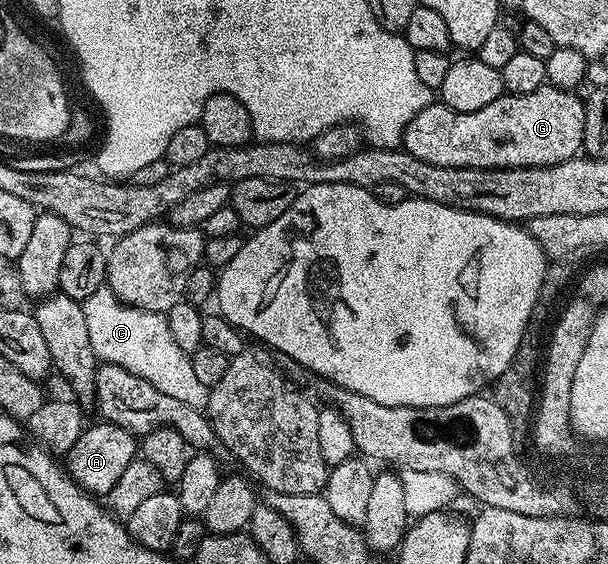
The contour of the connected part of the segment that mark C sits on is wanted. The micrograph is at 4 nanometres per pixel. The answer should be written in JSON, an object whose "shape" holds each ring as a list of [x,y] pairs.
{"shape":[[[106,286],[89,294],[89,298],[82,301],[82,306],[89,329],[89,342],[100,361],[125,366],[125,370],[145,378],[145,382],[153,382],[161,394],[177,398],[177,402],[185,402],[198,409],[206,405],[209,389],[205,382],[198,380],[190,355],[183,352],[177,342],[173,342],[164,313],[130,308],[128,304],[121,303],[113,290]]]}

